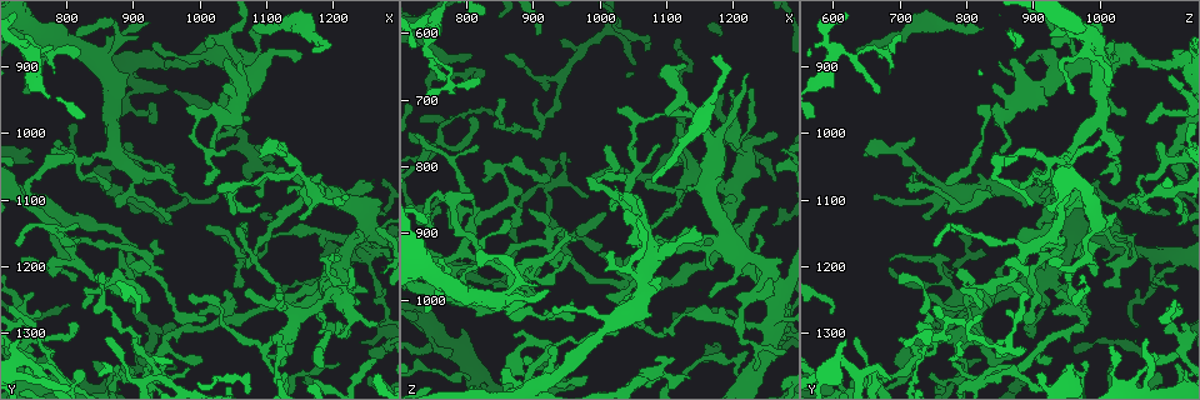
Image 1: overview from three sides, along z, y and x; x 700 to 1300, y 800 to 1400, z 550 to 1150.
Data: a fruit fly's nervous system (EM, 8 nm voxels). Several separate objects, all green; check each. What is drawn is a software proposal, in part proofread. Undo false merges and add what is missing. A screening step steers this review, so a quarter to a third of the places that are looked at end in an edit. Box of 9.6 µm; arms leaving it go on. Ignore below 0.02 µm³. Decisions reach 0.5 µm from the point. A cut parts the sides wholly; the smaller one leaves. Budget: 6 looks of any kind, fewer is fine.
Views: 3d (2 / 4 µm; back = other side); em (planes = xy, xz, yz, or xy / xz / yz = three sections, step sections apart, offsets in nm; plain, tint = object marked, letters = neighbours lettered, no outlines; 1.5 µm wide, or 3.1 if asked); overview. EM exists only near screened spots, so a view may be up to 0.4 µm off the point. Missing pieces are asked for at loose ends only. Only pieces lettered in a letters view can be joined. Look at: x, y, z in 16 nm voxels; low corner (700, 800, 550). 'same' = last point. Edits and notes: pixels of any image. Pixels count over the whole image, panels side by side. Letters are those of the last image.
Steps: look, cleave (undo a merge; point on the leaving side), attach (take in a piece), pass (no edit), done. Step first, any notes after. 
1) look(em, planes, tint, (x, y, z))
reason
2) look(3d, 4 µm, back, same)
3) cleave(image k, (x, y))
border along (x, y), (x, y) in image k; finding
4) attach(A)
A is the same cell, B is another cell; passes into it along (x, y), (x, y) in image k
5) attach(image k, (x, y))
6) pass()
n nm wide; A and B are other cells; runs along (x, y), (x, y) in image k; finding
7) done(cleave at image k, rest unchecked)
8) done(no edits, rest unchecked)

look(em, yz, step 8, letters, (820, 850, 955))
tapers out

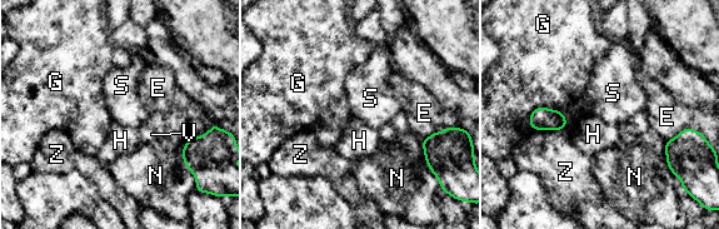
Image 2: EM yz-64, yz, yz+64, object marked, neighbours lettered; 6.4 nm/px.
look(em, planes, letters, same)
cut it another way

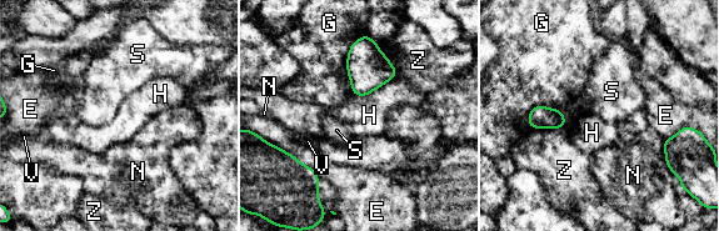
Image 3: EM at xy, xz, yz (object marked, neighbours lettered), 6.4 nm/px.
pass()
E, G, H, N, S, V and Z are other cells; border along (393, 78), (365, 95), (353, 94) in image 3; none of them fits

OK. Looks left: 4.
look(em, xy, step 8, letters, (740, 855, 695))
thin end

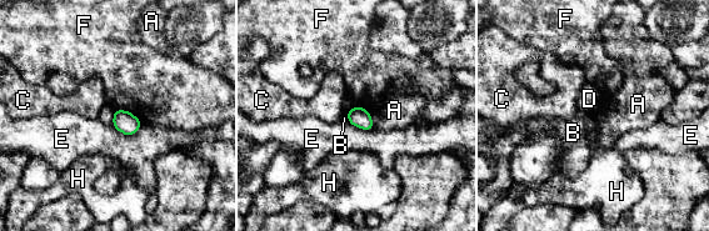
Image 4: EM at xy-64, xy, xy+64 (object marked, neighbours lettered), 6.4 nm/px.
pass()
F touches over 200 nm; A, B, C, D, E, F and H are other cells; border along (115, 109), (130, 111), (143, 124) in image 4; no lettered piece goes on from it

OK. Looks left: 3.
look(em, planes, plain, (1200, 1240, 840))
side arm on a straight run

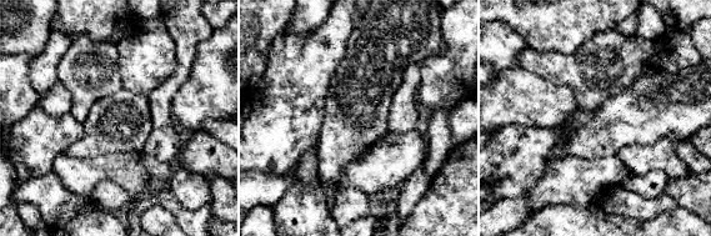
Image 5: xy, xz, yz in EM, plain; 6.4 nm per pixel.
look(em, planes, tint, same)
where the object lies

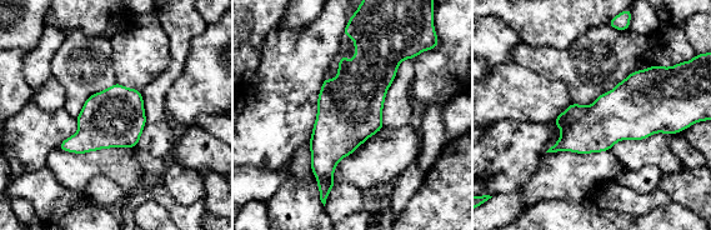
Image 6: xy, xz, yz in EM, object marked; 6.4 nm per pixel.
look(em, planes, letters, same)
see the neighbours

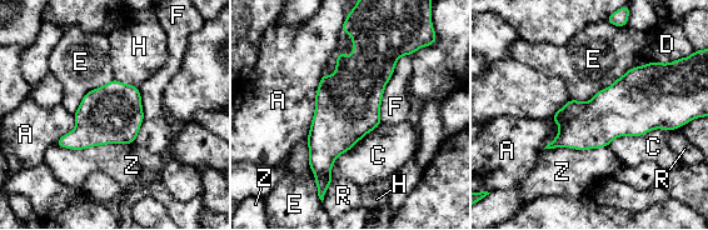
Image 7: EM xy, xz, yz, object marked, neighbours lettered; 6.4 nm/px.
pass()
A, C, D, E, F, H, R and Z are other cells; border along (652, 60), (586, 101), (571, 99) in image 7; continuous, no second neuron

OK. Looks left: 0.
done(no edits, rest unchecked)

